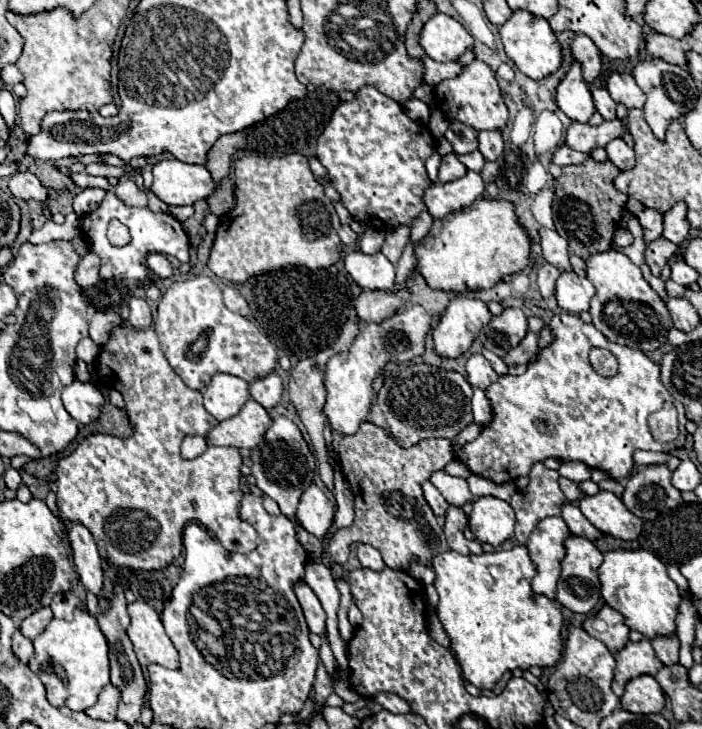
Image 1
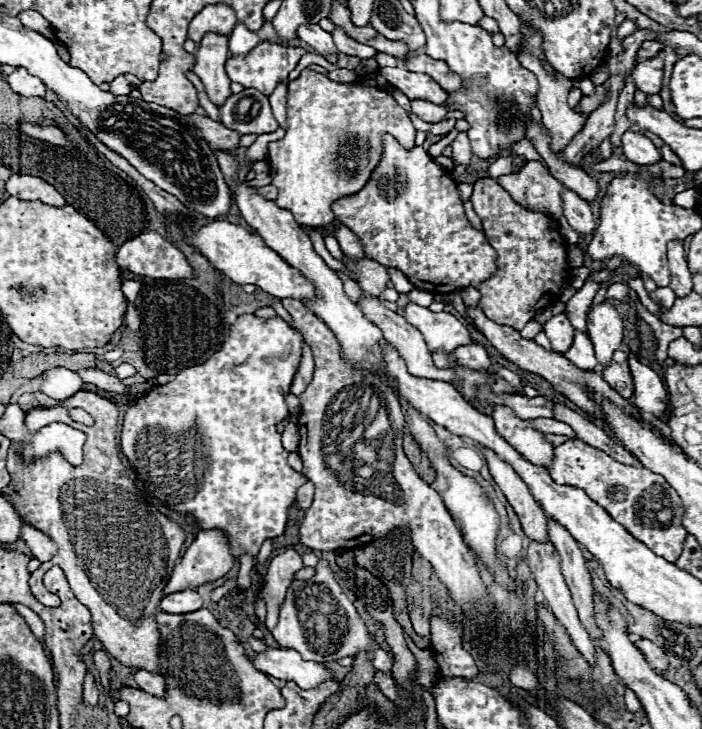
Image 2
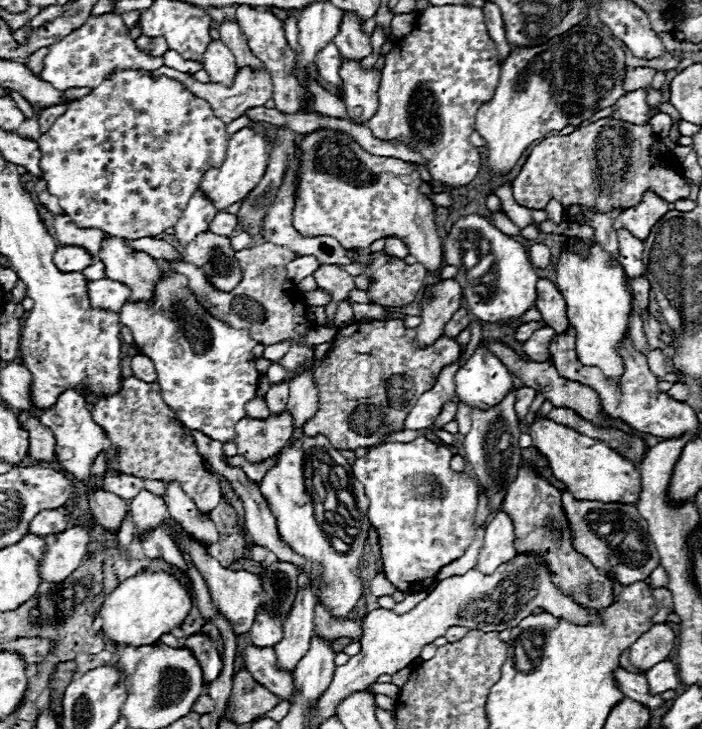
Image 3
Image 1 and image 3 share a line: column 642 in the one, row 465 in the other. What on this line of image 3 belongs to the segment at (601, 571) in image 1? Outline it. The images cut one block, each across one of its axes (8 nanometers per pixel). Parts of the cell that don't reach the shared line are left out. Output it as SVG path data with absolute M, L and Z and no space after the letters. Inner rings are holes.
M552 420L532 422L528 434L532 436L532 444L548 458L554 476L566 484L568 492L576 500L598 500L604 504L638 504L642 492L640 472L630 460L610 450L604 442L578 434L576 430L556 424Z

